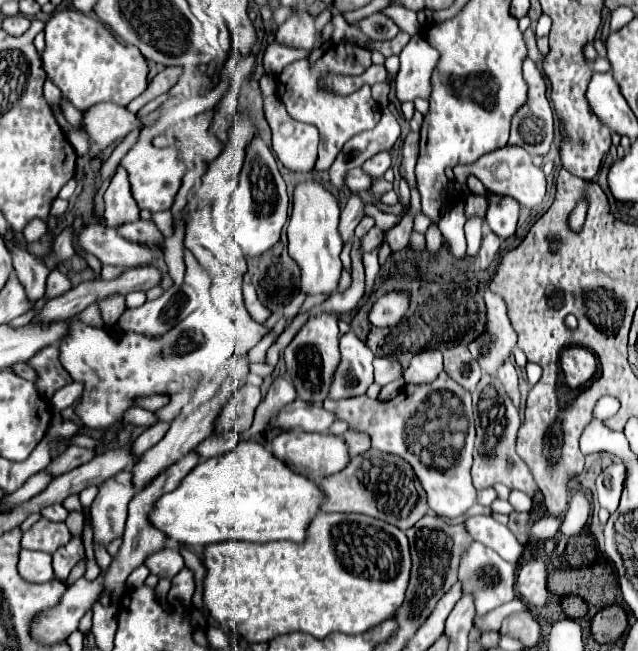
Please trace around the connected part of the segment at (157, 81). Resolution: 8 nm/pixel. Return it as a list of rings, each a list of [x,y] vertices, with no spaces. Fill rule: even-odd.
[[[165,68],[165,70],[161,70],[161,72],[149,82],[149,88],[129,104],[129,110],[131,110],[133,114],[137,114],[139,108],[143,108],[147,102],[151,102],[153,98],[157,98],[159,94],[169,92],[169,88],[171,88],[181,76],[183,76],[183,68]]]

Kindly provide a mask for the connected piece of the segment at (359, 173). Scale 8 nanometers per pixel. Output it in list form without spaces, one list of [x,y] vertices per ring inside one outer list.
[[[355,168],[355,170],[347,172],[345,184],[347,184],[347,188],[351,188],[351,190],[355,190],[355,192],[361,192],[361,190],[369,190],[369,188],[371,188],[373,178],[371,178],[367,172],[363,172],[361,168]]]

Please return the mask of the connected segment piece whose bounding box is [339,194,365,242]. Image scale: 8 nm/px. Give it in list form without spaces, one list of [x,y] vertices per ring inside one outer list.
[[[351,194],[347,206],[341,210],[341,224],[339,224],[339,232],[343,234],[343,242],[347,242],[353,236],[355,226],[361,222],[361,218],[365,216],[363,212],[365,202],[361,200],[359,194]]]

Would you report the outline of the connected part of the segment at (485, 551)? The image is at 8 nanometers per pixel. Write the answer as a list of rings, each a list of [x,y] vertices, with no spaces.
[[[479,542],[471,544],[467,554],[463,554],[463,562],[461,562],[461,568],[459,568],[459,580],[463,582],[463,592],[465,594],[467,592],[475,594],[475,606],[477,606],[479,616],[485,616],[493,608],[516,598],[514,591],[515,566],[511,566],[509,562],[499,558],[499,554],[495,554],[491,548],[483,546]]]

